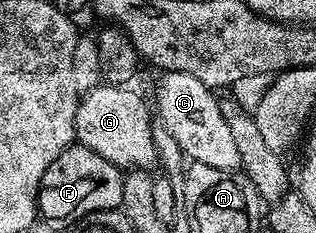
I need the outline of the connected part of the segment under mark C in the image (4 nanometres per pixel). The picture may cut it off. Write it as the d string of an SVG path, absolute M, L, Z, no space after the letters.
M168 71L161 76L158 92L154 95L153 106L156 108L157 122L180 145L183 156L187 160L212 165L216 169L237 171L241 168L240 149L236 149L236 140L228 130L228 121L224 113L220 113L220 99L211 88L205 87L196 77L189 73Z

